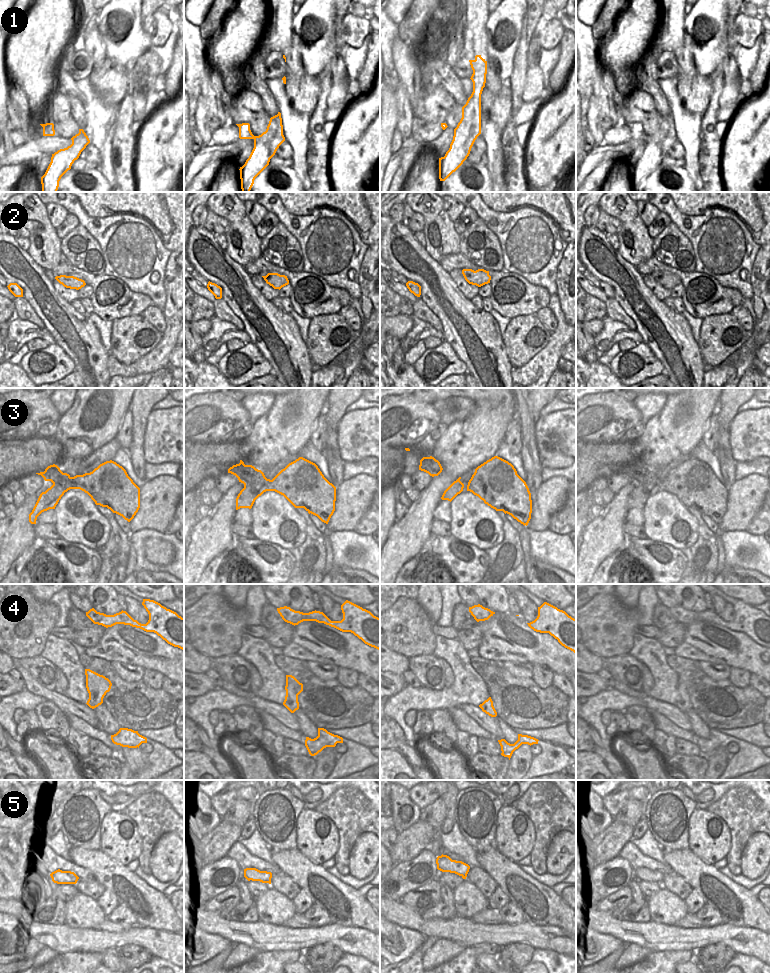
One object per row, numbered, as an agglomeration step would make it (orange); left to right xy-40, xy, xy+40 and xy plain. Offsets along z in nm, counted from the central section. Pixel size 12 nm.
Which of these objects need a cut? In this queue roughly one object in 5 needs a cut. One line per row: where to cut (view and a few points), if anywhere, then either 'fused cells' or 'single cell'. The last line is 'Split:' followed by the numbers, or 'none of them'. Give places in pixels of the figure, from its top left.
1: no cut; single cell
2: no cut; single cell
3: no cut; single cell
4: no cut; single cell
5: no cut; single cell
Split: none of them

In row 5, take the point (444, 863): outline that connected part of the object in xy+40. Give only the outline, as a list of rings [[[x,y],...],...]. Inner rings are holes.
[[[447,855],[438,856],[436,859],[437,869],[442,872],[455,873],[466,879],[470,866],[462,861],[452,860]]]

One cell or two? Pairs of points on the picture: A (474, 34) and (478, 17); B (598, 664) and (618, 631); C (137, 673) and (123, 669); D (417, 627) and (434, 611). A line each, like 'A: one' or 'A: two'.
A: one
B: two
C: one
D: two

